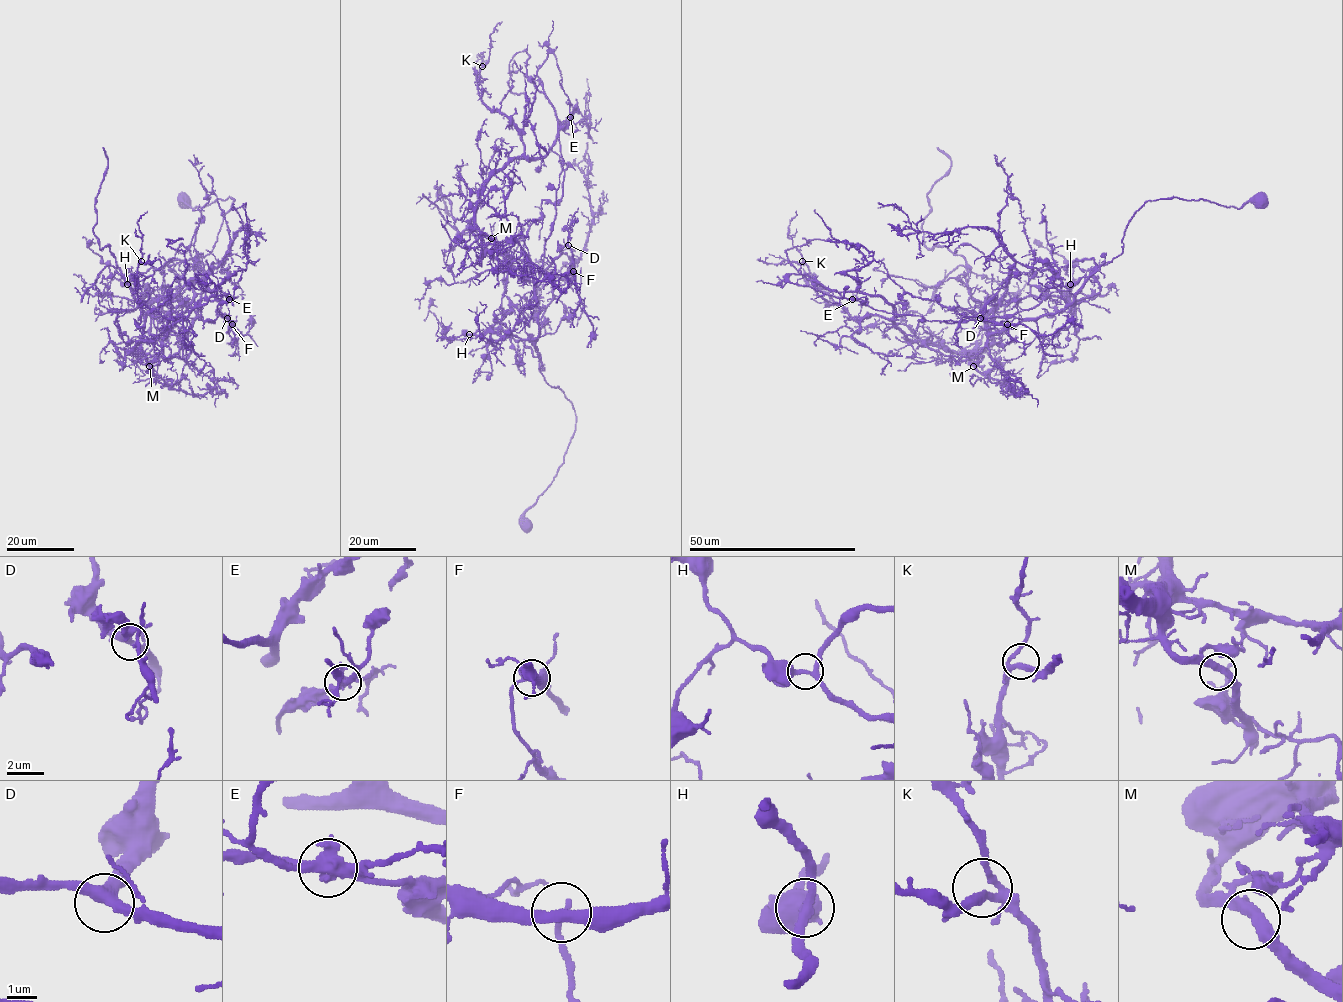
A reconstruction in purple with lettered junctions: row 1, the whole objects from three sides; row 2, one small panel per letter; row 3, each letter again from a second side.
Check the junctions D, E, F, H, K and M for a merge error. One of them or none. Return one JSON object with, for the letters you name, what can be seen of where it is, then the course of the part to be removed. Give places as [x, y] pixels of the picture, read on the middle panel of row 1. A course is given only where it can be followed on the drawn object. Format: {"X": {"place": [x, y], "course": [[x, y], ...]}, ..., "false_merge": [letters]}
{"E": {"place": [570, 117], "course": [[571, 117], [559, 131], [553, 230], [524, 307], [537, 351], [535, 284], [503, 192], [471, 203], [456, 172]]}, "false_merge": ["E"]}

